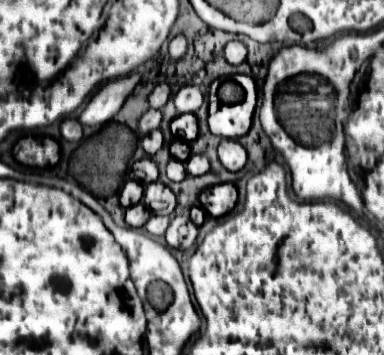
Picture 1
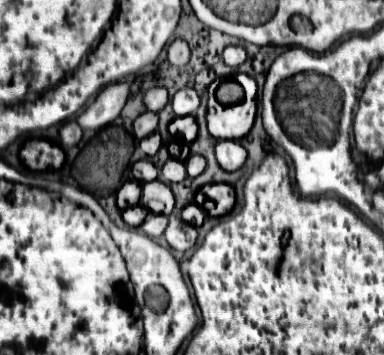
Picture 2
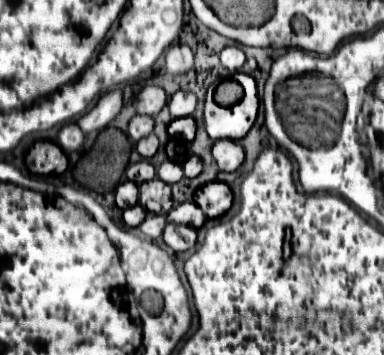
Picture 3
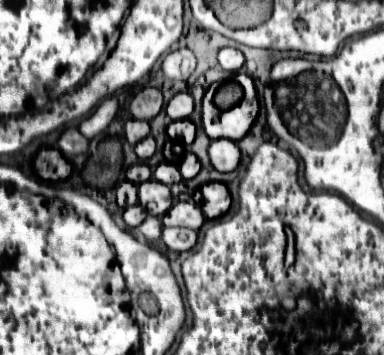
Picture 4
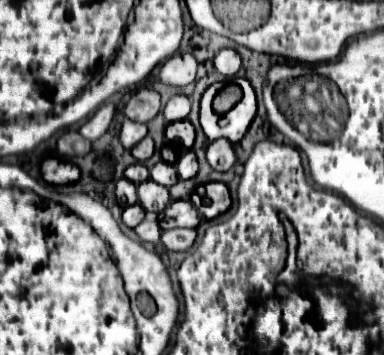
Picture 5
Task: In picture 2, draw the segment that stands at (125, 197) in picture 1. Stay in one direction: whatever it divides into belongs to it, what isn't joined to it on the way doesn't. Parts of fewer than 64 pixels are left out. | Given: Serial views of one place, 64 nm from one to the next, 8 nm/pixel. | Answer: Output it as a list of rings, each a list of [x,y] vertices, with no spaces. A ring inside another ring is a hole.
[[[124,182],[124,186],[118,190],[118,208],[126,210],[130,206],[136,206],[140,202],[140,194],[142,194],[142,186],[132,182]]]

